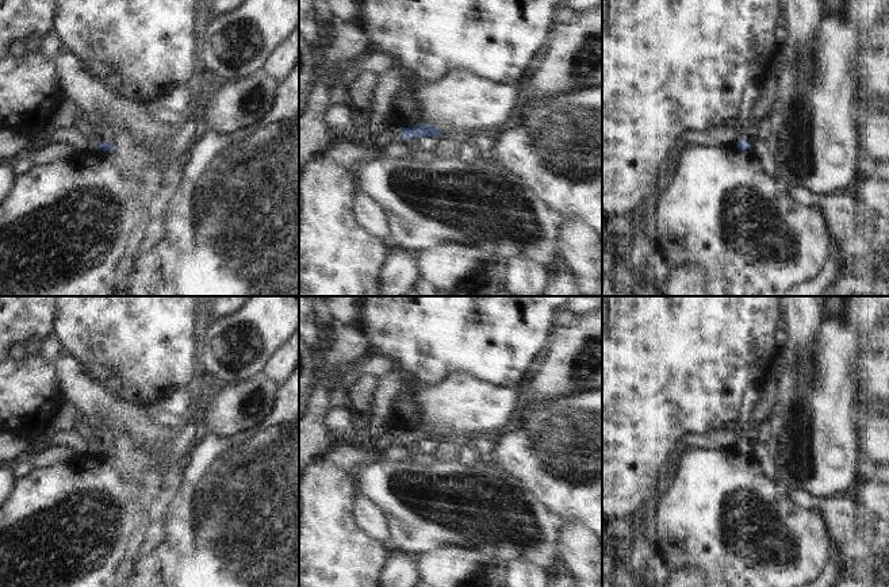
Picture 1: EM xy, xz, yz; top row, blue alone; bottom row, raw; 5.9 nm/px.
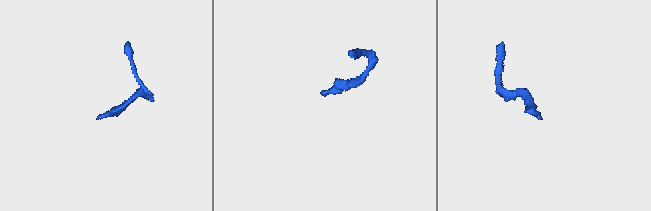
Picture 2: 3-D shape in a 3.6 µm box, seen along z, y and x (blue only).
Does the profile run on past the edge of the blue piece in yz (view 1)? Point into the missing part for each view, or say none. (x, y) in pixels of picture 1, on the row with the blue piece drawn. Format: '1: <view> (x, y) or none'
1: none

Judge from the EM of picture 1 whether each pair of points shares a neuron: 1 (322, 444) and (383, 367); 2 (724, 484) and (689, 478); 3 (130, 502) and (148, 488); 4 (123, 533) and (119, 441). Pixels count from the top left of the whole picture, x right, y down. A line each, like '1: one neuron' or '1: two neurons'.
1: one neuron
2: one neuron
3: two neurons
4: two neurons

